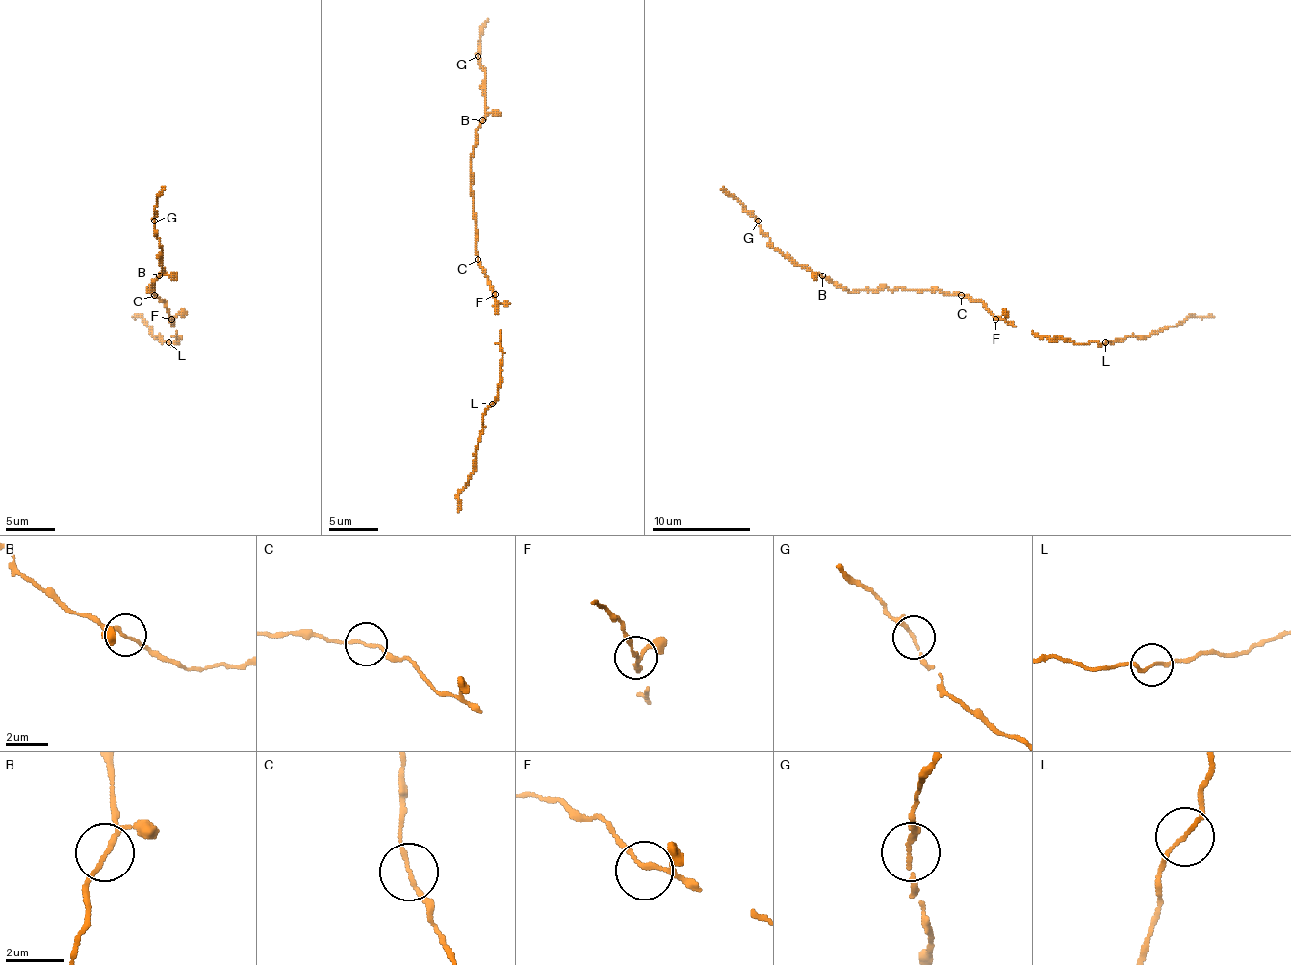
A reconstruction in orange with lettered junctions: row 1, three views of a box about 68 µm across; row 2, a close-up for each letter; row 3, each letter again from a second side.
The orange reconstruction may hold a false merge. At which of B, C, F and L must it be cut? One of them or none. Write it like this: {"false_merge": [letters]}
{"false_merge": []}

